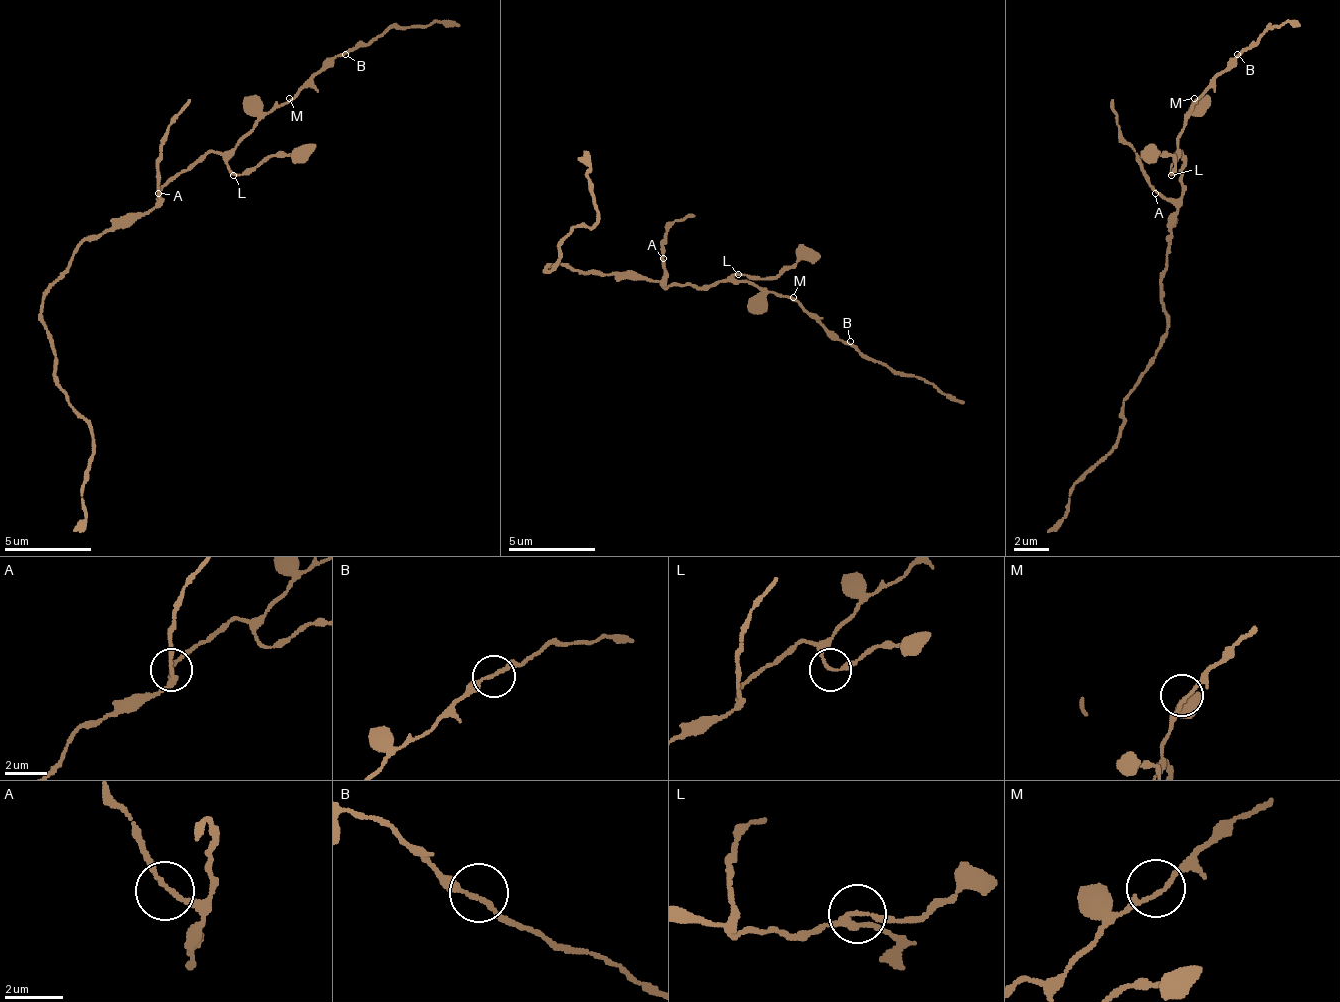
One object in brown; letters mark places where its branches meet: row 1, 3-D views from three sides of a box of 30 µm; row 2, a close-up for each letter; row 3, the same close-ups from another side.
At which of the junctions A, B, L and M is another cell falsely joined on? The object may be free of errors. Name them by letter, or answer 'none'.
none

